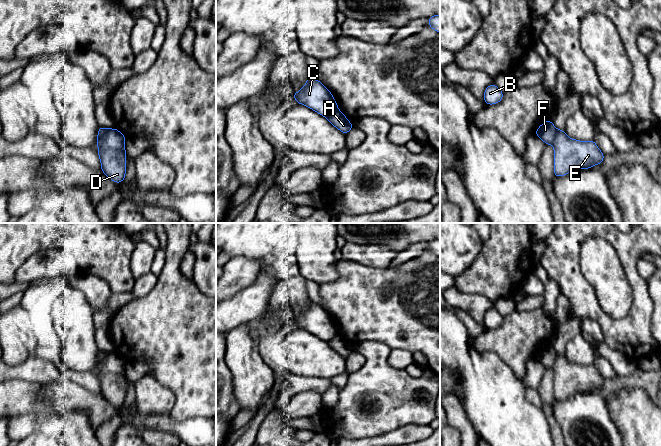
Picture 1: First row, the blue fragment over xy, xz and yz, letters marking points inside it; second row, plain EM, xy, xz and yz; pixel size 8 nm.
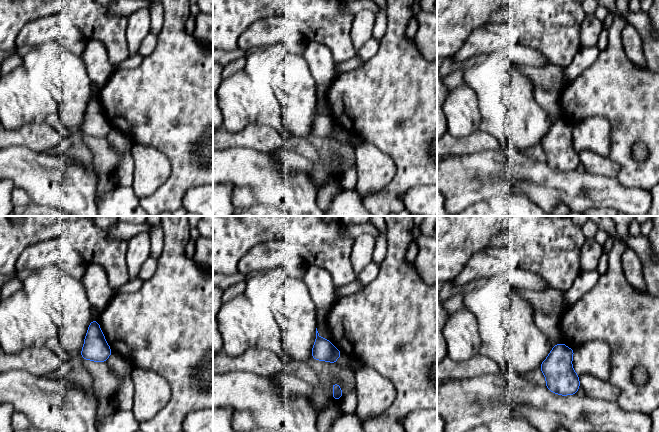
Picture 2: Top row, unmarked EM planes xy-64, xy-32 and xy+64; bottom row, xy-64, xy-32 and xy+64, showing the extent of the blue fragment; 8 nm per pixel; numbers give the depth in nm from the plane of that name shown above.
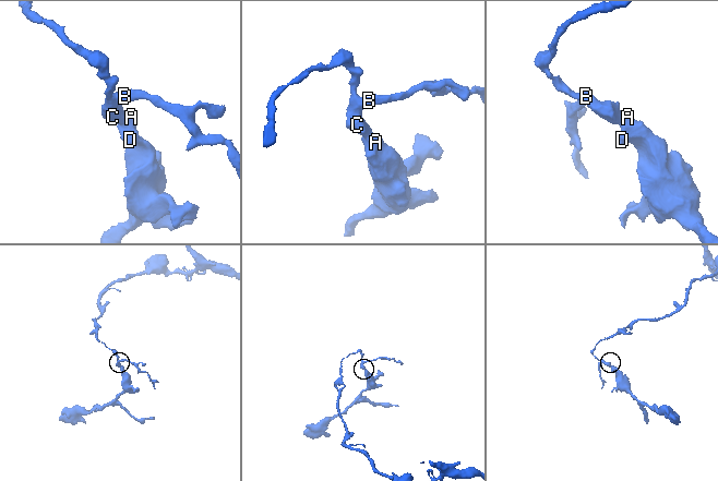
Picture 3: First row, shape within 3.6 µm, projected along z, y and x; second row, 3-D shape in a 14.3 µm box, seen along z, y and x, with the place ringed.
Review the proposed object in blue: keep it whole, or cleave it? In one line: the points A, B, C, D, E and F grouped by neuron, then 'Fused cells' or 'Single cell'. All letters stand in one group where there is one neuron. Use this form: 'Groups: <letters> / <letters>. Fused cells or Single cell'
Groups: A D E / B C F. Fused cells

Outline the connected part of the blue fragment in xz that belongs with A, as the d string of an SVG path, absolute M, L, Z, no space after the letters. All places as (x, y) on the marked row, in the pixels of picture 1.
M337 110L334 114L329 116L328 121L345 135L353 127L353 124L347 120L346 116L340 110Z

